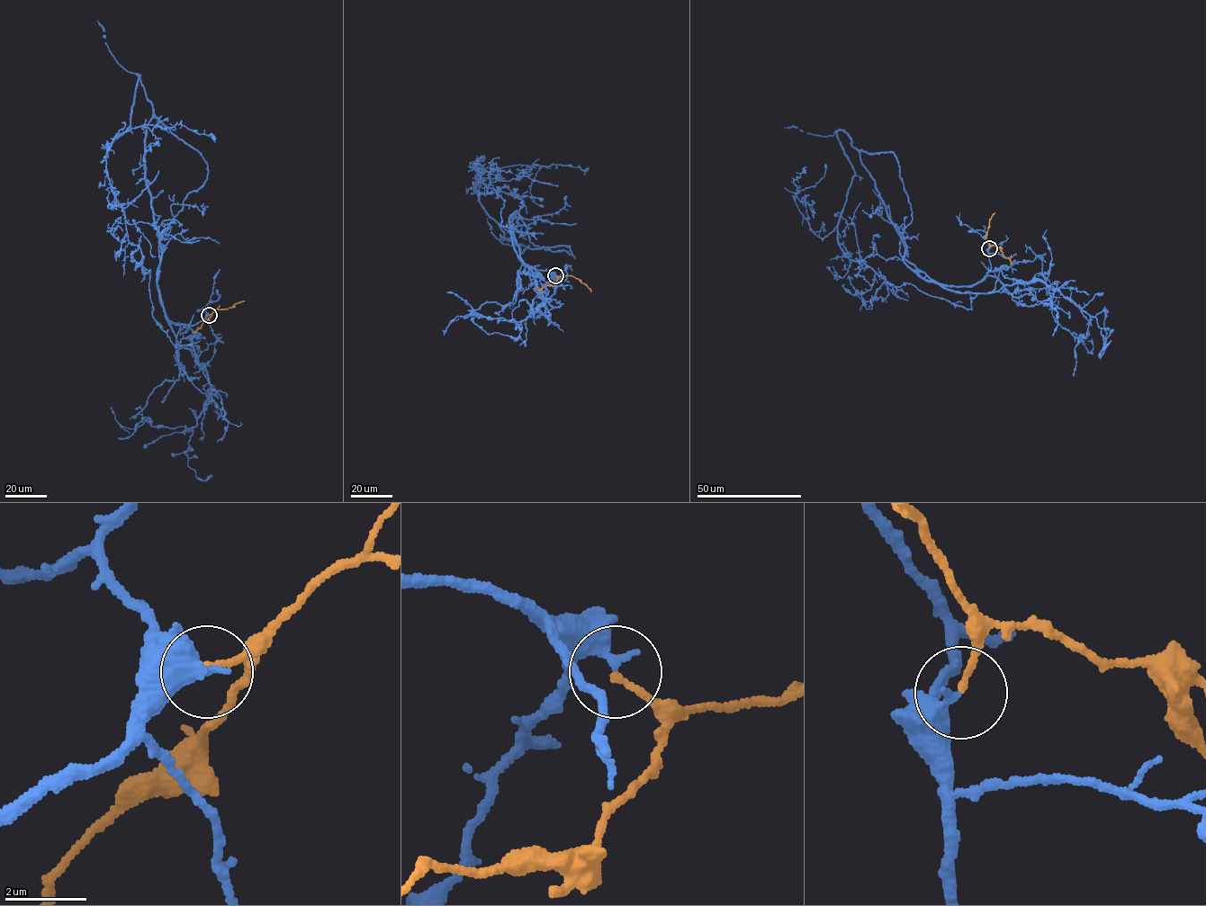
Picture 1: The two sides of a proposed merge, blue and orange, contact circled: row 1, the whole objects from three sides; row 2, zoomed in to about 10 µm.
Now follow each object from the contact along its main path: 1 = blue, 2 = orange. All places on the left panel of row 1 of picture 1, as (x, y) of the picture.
1: (209, 315), (174, 323), (159, 300), (139, 76), (106, 170), (152, 316), (175, 347), (200, 340)
2: (209, 315), (215, 309), (227, 309), (244, 300)

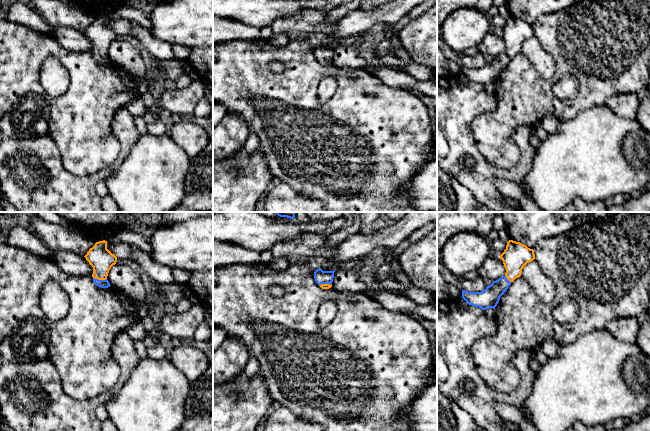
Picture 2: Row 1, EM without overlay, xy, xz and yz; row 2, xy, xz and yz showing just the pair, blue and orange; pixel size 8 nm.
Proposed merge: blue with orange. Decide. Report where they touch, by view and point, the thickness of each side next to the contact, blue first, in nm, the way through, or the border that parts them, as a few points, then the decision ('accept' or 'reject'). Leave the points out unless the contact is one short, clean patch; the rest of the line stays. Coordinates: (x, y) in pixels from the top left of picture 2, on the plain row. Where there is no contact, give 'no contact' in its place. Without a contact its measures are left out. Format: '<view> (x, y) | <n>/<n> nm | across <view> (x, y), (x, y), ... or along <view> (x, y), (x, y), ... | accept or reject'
xy (100, 56) | 60/190 nm | across xy (100, 59), (100, 56), (99, 33) | accept

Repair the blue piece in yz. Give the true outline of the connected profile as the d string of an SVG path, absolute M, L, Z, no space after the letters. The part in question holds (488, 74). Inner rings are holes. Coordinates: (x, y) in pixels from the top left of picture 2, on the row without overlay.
M509 16L500 34L506 45L505 51L493 57L491 61L481 68L462 66L462 74L467 80L479 83L482 86L495 85L500 73L507 67L511 59L521 52L523 43L535 35L535 30L534 26L526 21Z

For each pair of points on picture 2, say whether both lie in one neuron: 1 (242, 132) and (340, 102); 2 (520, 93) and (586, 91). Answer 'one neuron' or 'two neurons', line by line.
1: two neurons
2: one neuron

